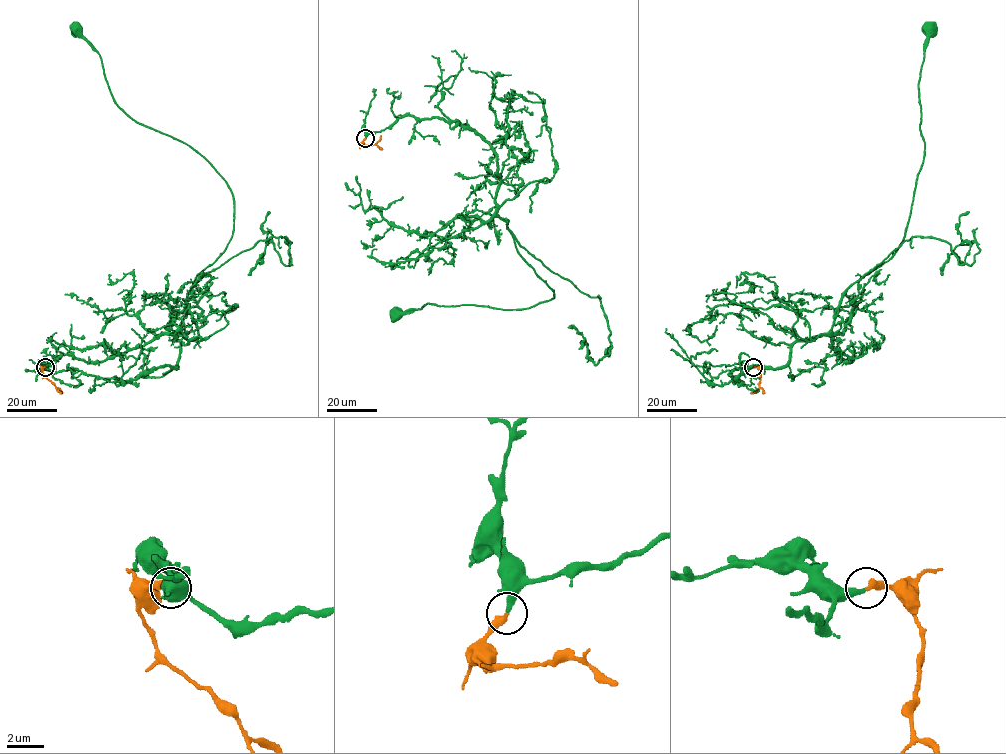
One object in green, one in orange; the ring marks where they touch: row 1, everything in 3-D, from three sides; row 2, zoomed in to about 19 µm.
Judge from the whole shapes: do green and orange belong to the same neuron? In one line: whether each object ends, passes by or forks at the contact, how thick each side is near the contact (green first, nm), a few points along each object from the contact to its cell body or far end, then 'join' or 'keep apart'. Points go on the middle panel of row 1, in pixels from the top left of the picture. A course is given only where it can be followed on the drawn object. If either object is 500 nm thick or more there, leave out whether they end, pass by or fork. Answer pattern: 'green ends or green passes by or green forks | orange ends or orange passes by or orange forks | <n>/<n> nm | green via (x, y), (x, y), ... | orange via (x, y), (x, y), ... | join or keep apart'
green ends | orange ends | 360/400 nm | green via (365, 138), (405, 115), (477, 132), (496, 157), (496, 212), (554, 291), (523, 309), (427, 303), (395, 314) | orange via (365, 138), (363, 145), (375, 144), (381, 135) | join

